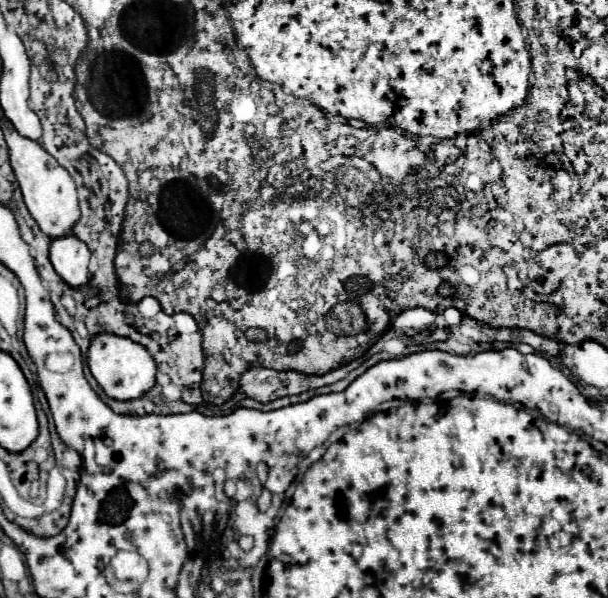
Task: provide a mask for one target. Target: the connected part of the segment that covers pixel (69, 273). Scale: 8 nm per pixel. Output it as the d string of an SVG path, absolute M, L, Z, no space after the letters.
M75 234L59 236L51 240L49 260L55 272L73 288L79 288L89 282L89 248Z

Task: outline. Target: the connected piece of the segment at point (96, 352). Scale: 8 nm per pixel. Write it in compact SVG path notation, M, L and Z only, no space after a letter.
M95 334L91 338L91 346L87 352L87 364L91 374L95 376L97 384L105 390L107 396L117 398L117 400L127 400L127 398L139 398L143 390L149 390L155 384L155 360L147 352L145 346L133 342L131 338L117 336L117 334Z

